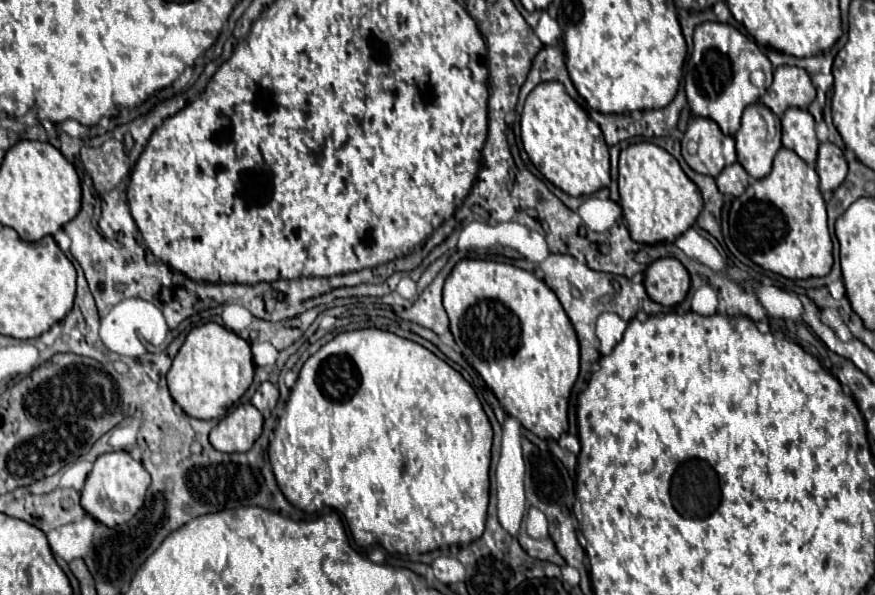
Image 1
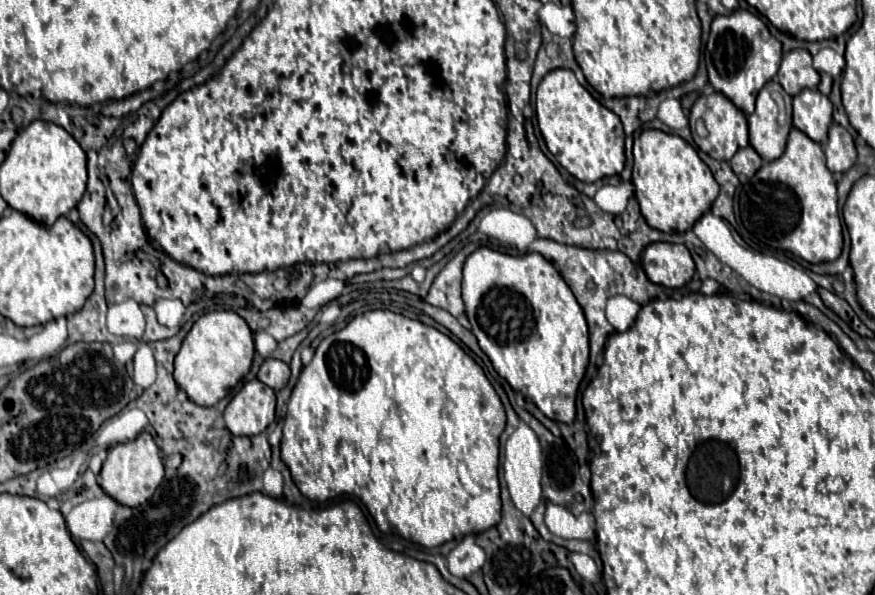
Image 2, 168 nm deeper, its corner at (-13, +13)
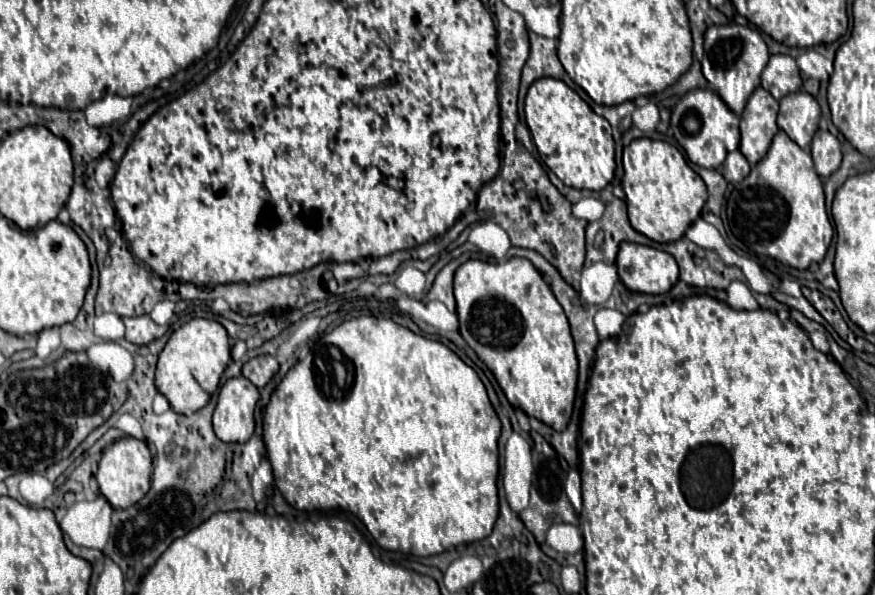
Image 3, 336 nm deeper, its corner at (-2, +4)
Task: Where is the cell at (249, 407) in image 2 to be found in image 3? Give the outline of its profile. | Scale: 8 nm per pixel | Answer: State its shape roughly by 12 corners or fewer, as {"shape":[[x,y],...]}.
{"shape":[[229,379],[213,413],[215,435],[247,443],[255,431],[257,387]]}

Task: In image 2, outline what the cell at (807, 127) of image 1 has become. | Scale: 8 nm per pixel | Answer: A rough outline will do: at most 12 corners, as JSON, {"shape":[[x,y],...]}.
{"shape":[[818,88],[794,96],[794,126],[828,140],[832,102]]}

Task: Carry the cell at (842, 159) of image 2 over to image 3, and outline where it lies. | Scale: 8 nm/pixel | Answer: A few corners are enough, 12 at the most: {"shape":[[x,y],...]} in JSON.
{"shape":[[817,131],[811,157],[819,177],[841,165],[841,143]]}

